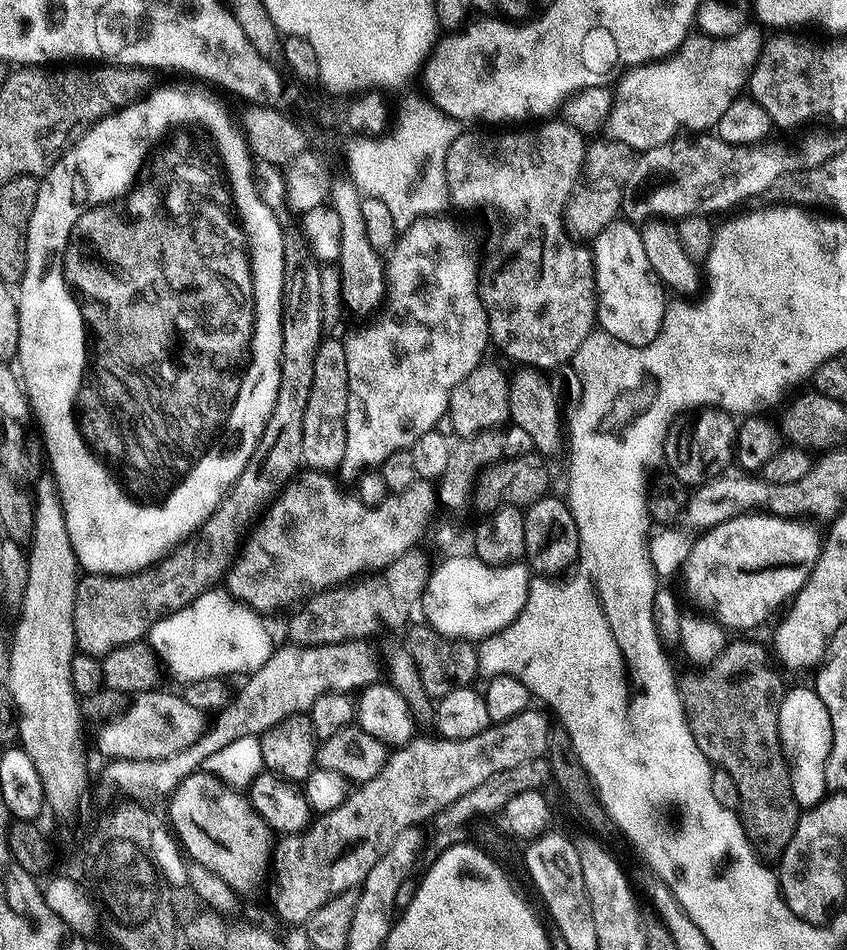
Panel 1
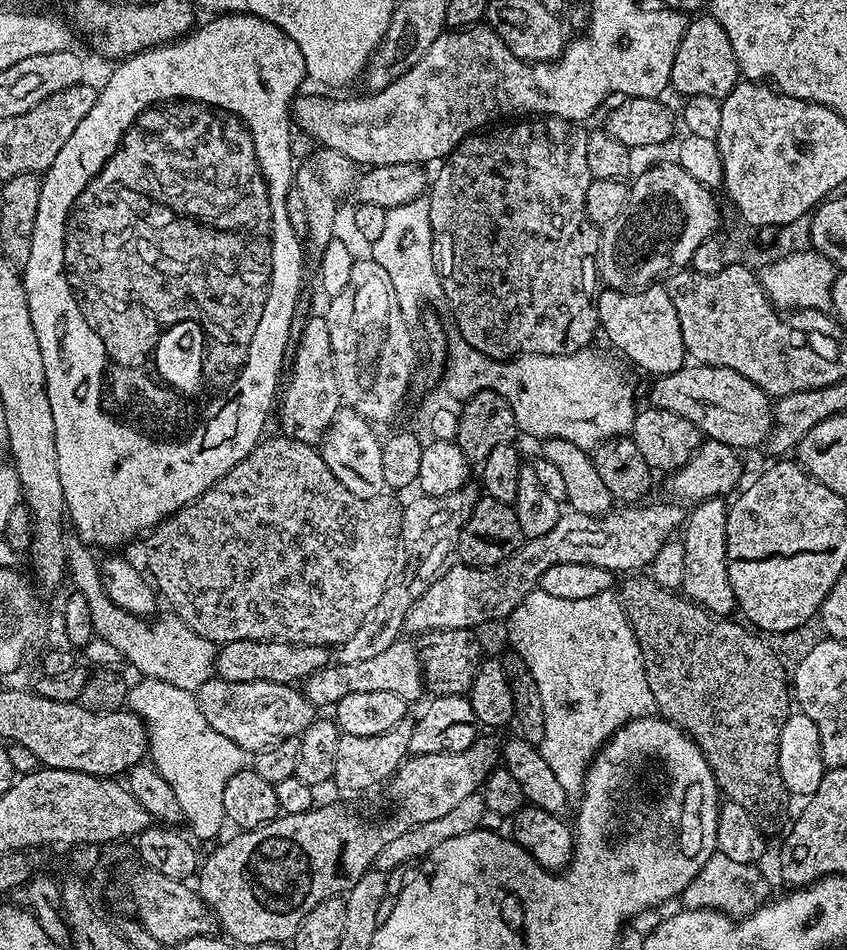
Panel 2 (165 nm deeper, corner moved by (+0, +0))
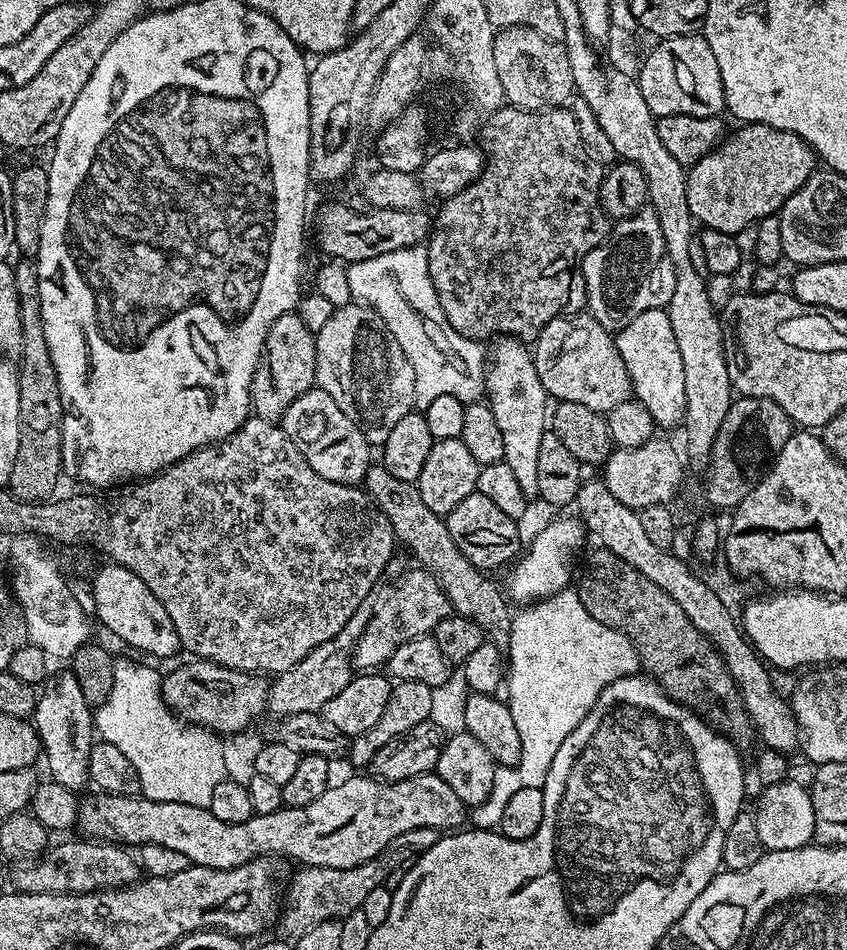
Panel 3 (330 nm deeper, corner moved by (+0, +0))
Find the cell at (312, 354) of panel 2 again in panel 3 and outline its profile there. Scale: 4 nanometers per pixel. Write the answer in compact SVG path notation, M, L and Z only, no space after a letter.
M296 310L282 314L282 318L274 318L274 326L270 326L266 341L266 362L256 367L252 379L251 411L264 420L280 422L283 412L302 393L308 392L316 384L316 333L306 328Z

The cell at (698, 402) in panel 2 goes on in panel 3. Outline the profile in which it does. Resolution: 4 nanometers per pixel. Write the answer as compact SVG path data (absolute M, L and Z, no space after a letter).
M587 311L573 312L570 316L559 316L546 322L534 341L534 359L538 378L553 401L578 402L578 406L590 406L590 410L607 414L614 410L614 406L633 399L632 379L626 362L622 362L622 354L616 349L613 333L605 330Z

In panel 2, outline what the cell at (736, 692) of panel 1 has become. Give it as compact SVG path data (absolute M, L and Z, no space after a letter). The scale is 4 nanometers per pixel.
M632 574L625 580L628 581L624 585L623 583L619 585L618 591L620 590L620 596L618 595L618 600L622 605L622 611L626 614L626 618L630 622L630 626L634 630L634 638L638 638L638 646L642 650L642 662L646 670L646 682L650 686L650 694L654 694L656 712L663 719L676 725L681 732L684 732L699 746L700 753L706 758L706 762L714 774L717 789L727 799L733 800L738 806L745 807L749 813L757 816L757 824L761 835L770 836L770 834L774 834L780 830L782 832L784 825L782 826L781 819L786 812L785 803L789 803L790 797L786 786L782 782L782 774L778 770L778 746L782 738L782 726L787 722L790 715L790 707L788 708L788 700L790 704L789 669L788 672L784 669L783 662L776 657L775 650L766 641L759 640L759 638L764 638L757 635L755 631L749 630L743 623L740 623L741 625L735 624L732 618L717 618L711 612L705 610L703 604L694 603L693 600L689 600L687 596L681 594L679 591L660 588L658 582L652 580L647 575Z

